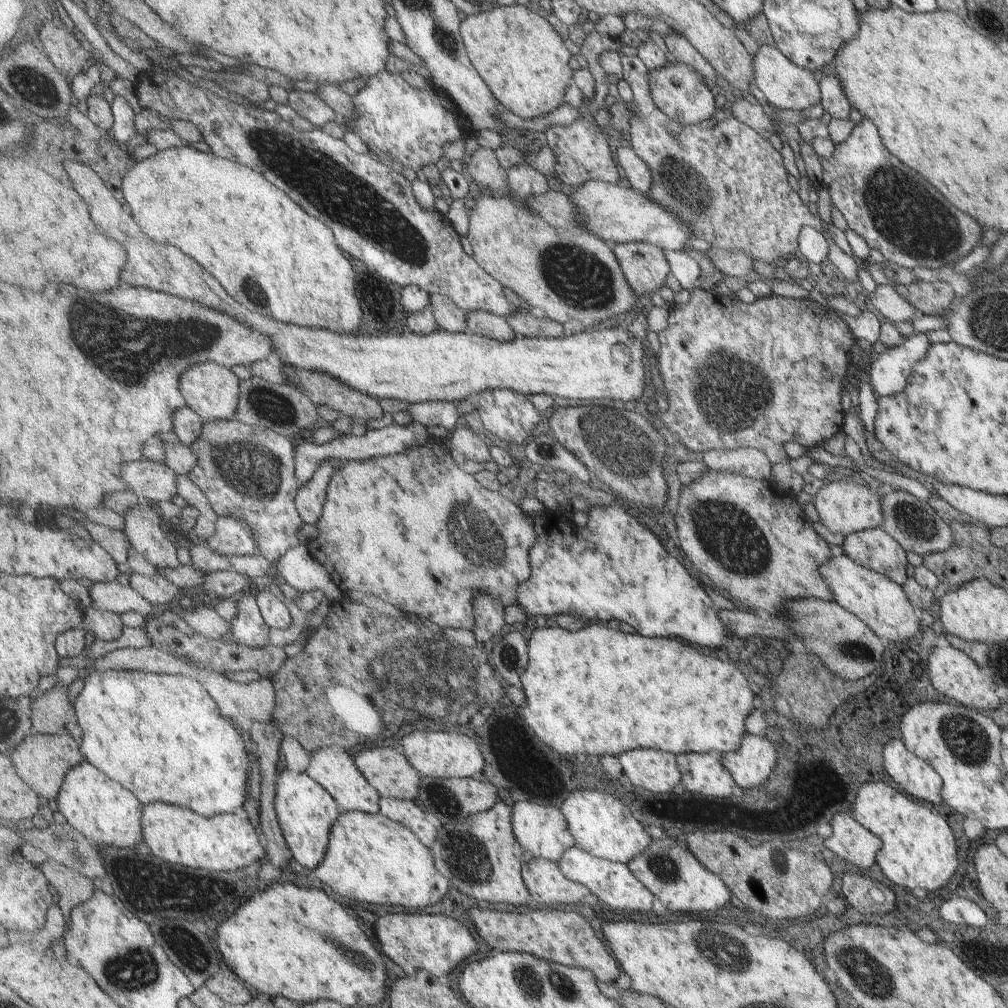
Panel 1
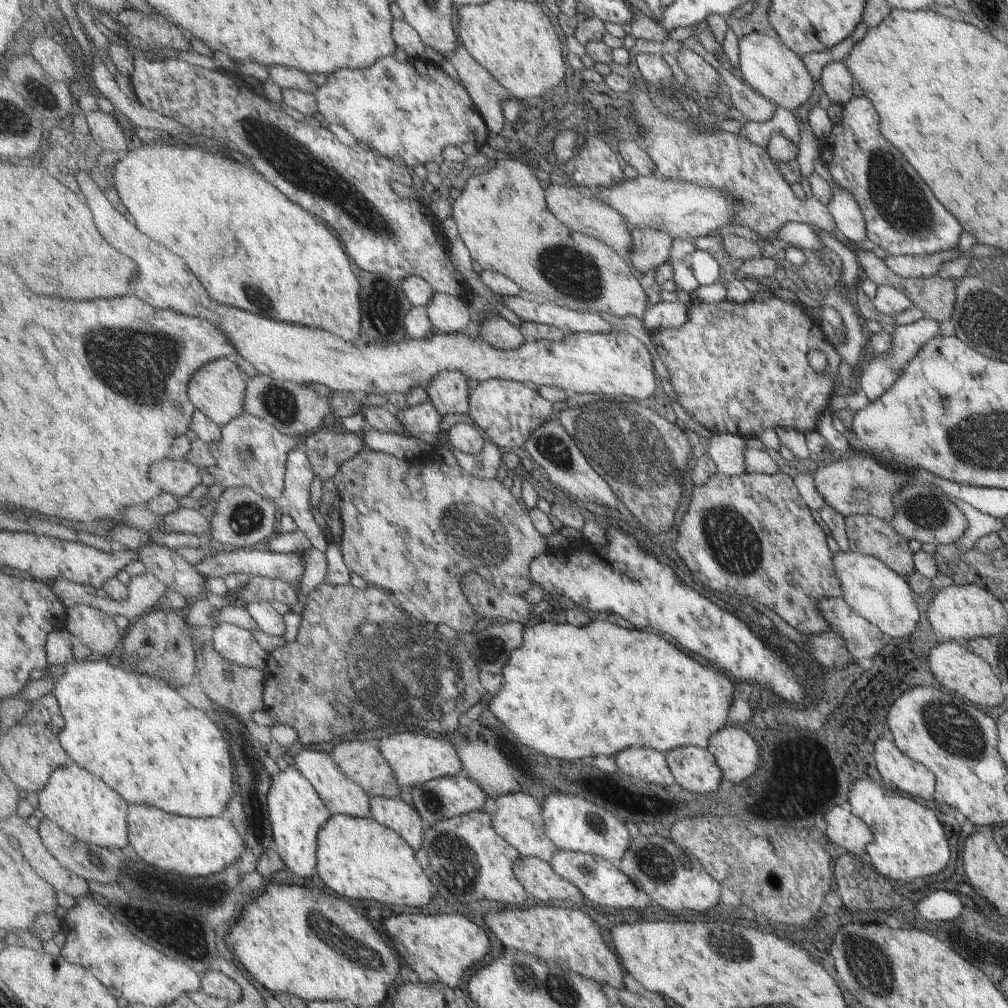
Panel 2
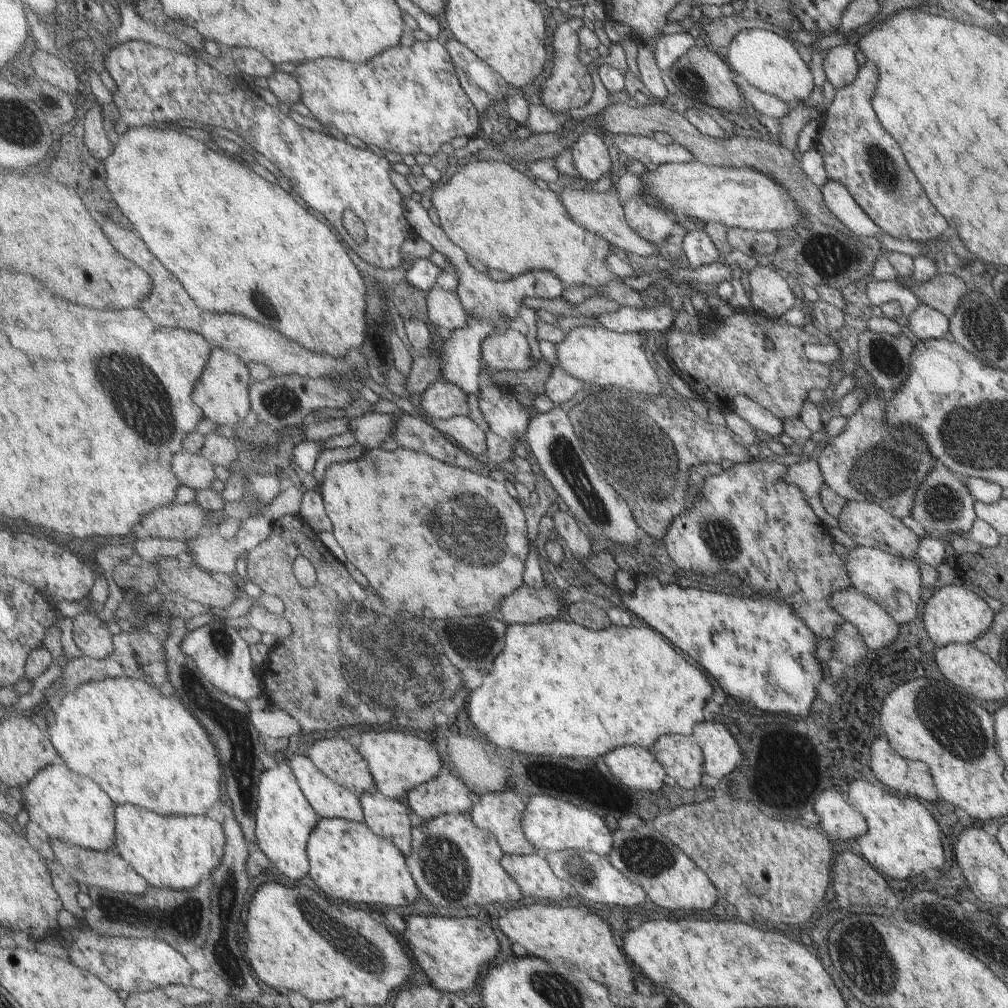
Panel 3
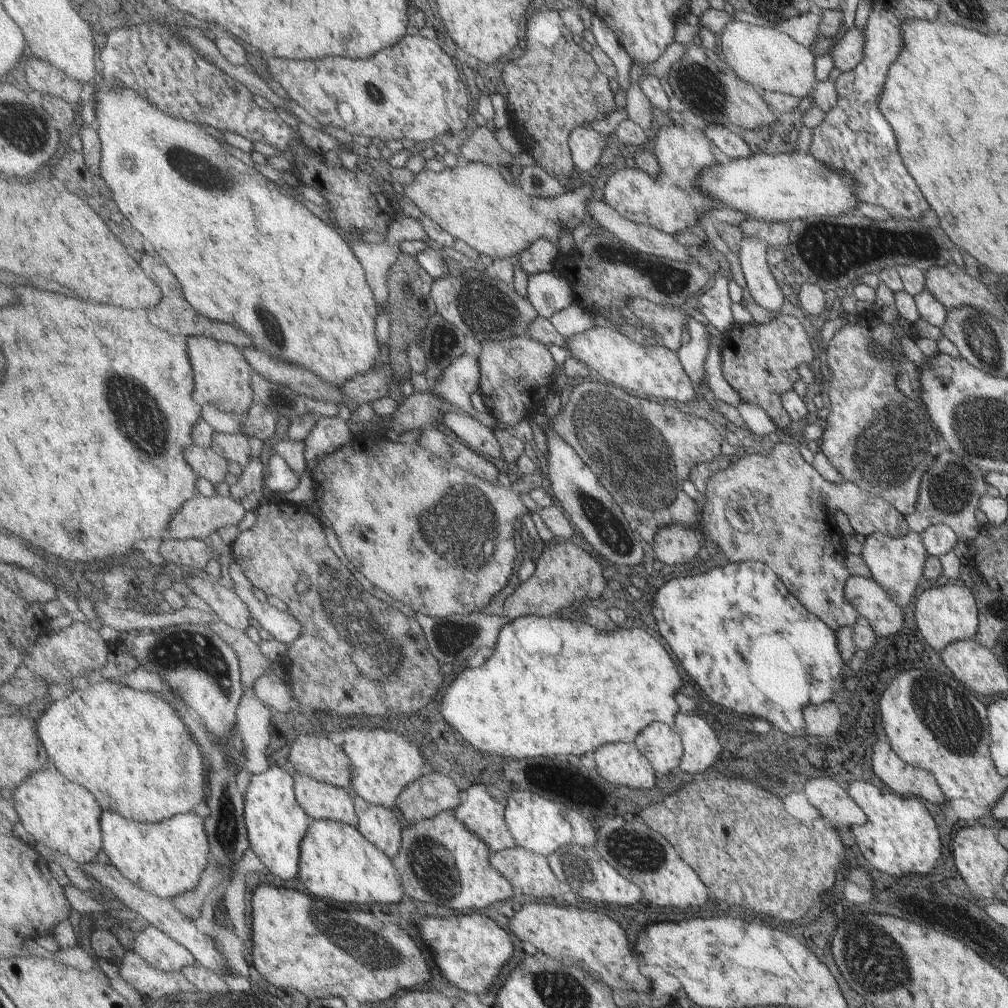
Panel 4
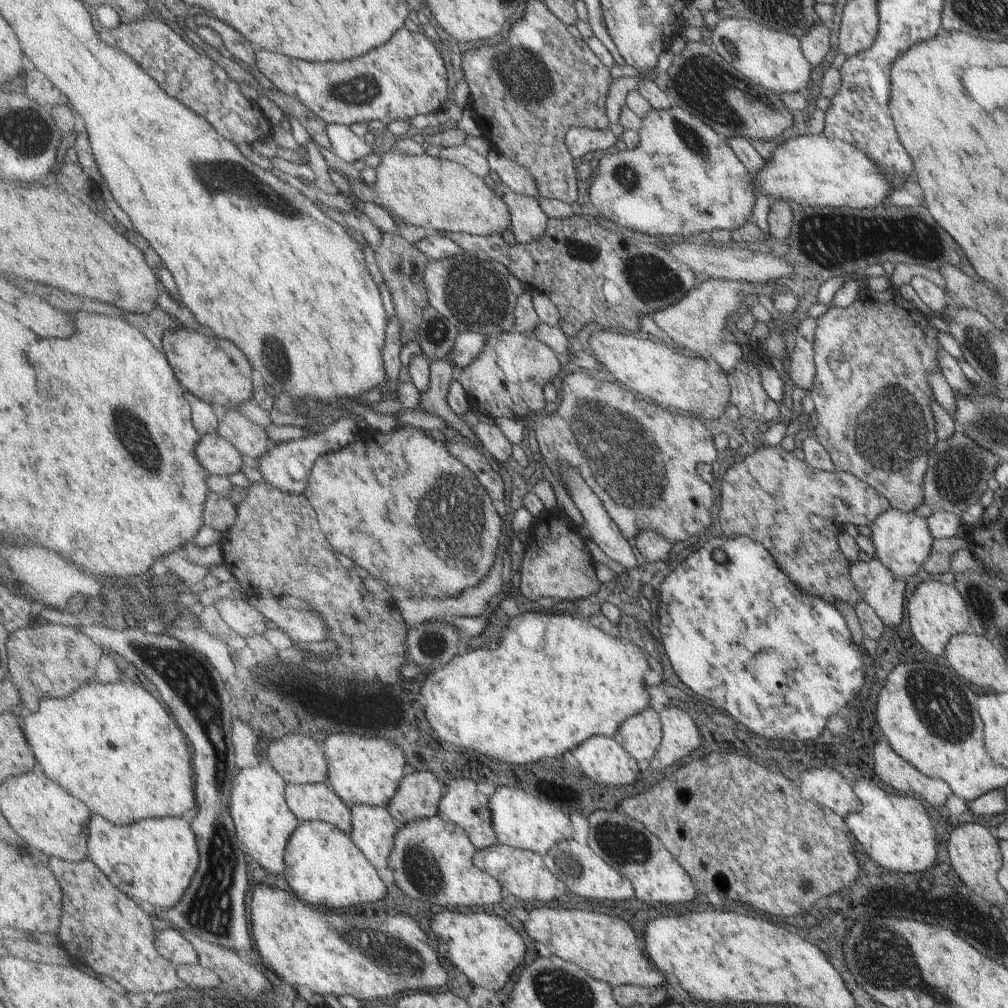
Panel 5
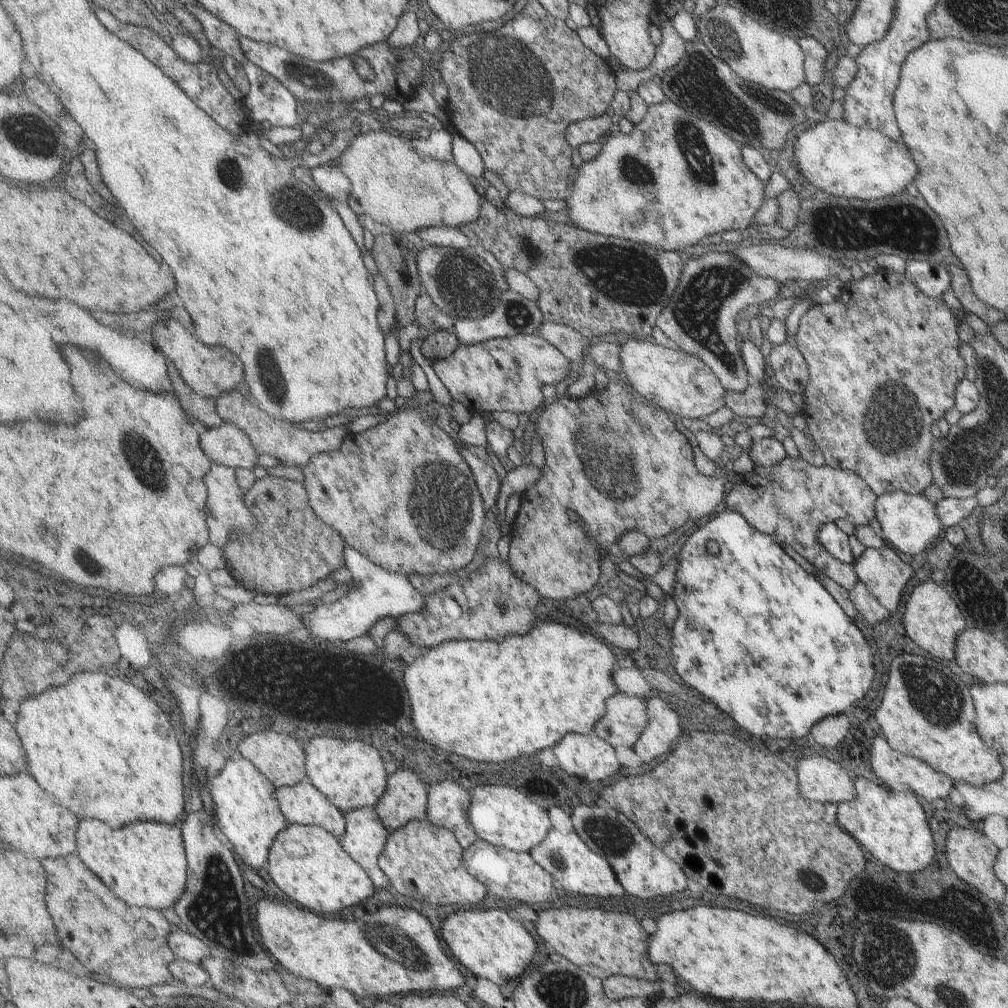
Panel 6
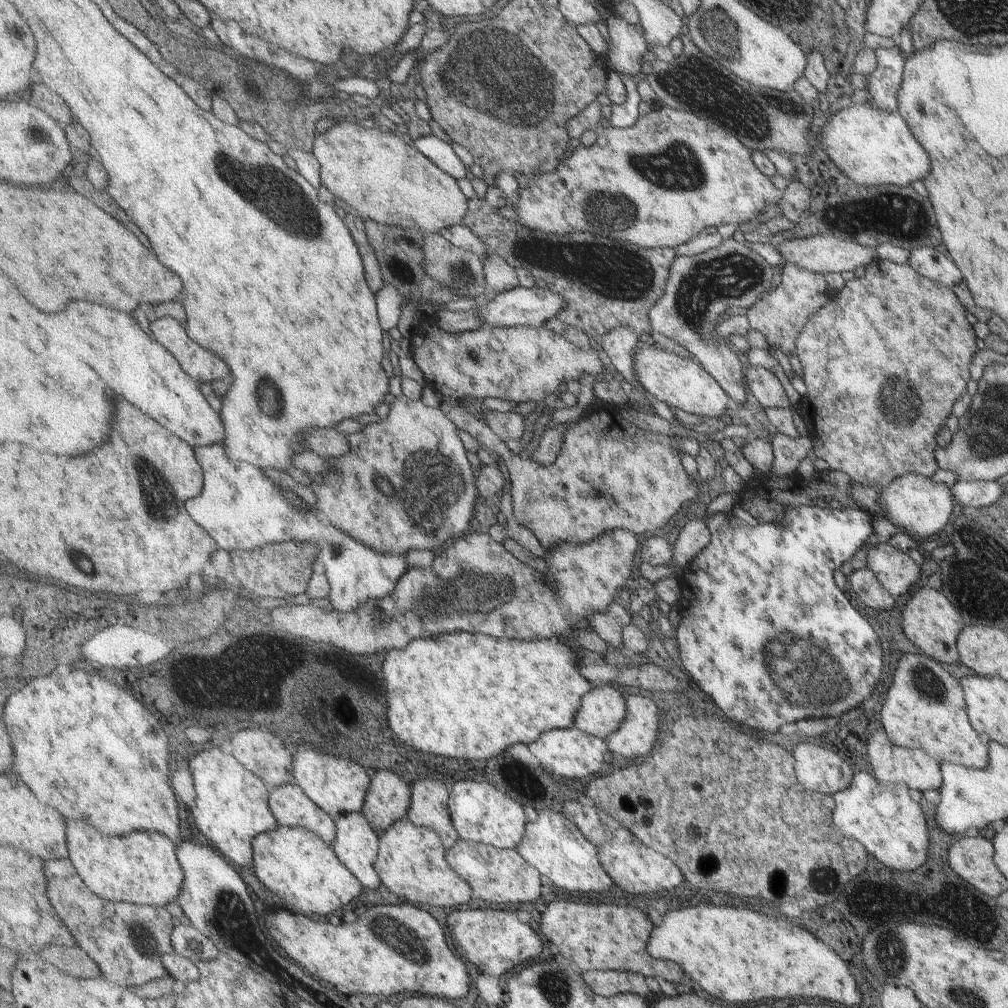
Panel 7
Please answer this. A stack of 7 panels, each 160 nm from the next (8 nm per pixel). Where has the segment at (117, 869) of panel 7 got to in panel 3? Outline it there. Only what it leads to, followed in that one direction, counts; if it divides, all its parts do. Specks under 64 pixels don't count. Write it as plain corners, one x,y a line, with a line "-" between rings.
119,806
117,808
117,850
119,854
151,885
161,889
189,890
199,886
201,880
211,877
223,854
228,836
223,824
207,815
159,816
157,812

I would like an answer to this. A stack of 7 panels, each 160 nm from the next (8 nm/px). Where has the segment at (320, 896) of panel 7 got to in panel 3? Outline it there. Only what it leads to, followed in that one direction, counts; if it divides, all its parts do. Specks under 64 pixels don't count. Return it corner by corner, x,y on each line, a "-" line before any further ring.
321,818
316,830
308,842
308,855
310,858
310,878
313,878
321,890
335,900
347,900
355,904
385,904
385,906
409,906
415,904
419,898
419,888
415,884
412,872
408,867
408,860
401,849
391,840
375,834
365,820
361,824
357,822
345,822
343,818

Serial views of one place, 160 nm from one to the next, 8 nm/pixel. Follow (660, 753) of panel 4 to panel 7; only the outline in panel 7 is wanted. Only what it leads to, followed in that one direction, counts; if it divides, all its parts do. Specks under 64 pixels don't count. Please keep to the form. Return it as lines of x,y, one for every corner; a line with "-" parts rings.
609,685
595,687
582,700
575,727
589,734
608,739
621,720
621,692

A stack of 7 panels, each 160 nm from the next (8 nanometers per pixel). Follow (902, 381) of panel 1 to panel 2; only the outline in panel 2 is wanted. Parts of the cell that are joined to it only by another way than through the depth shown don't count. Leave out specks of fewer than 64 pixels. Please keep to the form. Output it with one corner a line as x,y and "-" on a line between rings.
923,318
908,325
897,326
892,332
892,343
889,350
882,355
870,356
869,363
860,371
858,389
861,389
870,400
879,398
900,375
904,366
915,356
915,353
934,336
939,335
937,322
931,318

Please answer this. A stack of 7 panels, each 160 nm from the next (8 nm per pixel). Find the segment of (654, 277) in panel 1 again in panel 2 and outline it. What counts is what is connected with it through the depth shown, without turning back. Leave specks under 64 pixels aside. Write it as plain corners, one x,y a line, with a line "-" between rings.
632,228
629,230
630,249
627,252
627,258
631,266
639,275
647,274
648,270
655,270
661,264
665,264
670,258
670,247
672,238
663,231
656,231
650,228

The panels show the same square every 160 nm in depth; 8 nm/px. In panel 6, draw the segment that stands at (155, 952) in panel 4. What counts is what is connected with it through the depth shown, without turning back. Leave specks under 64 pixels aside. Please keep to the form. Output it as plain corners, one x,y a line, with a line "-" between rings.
174,928
168,938
168,943
176,959
202,964
203,960
211,958
211,950
203,940
199,940
188,930
183,932
183,930

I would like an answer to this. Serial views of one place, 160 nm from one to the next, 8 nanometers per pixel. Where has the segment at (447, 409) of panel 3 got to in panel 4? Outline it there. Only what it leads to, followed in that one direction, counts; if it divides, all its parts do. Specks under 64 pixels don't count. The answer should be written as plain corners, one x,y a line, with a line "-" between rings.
460,356
445,369
442,379
432,391
443,404
458,406
465,414
493,430
497,428
495,420
486,412
479,412
474,407
473,392
480,390
482,375
478,362
479,359

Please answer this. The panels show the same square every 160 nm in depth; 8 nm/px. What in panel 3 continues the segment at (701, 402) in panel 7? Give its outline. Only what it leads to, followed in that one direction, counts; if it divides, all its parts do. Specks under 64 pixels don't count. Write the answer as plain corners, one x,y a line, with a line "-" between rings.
601,325
573,328
563,342
555,346
557,362
553,366
567,371
567,374
582,380
588,386
621,388
626,393
642,396
657,394
661,385
648,359
639,348
635,333
614,333

